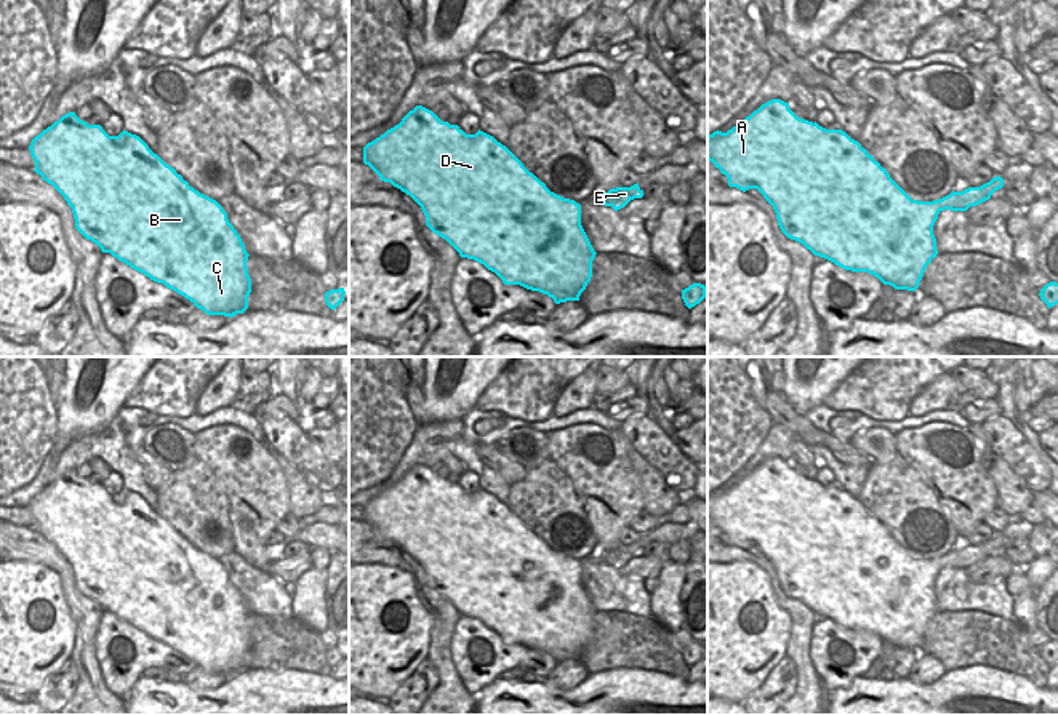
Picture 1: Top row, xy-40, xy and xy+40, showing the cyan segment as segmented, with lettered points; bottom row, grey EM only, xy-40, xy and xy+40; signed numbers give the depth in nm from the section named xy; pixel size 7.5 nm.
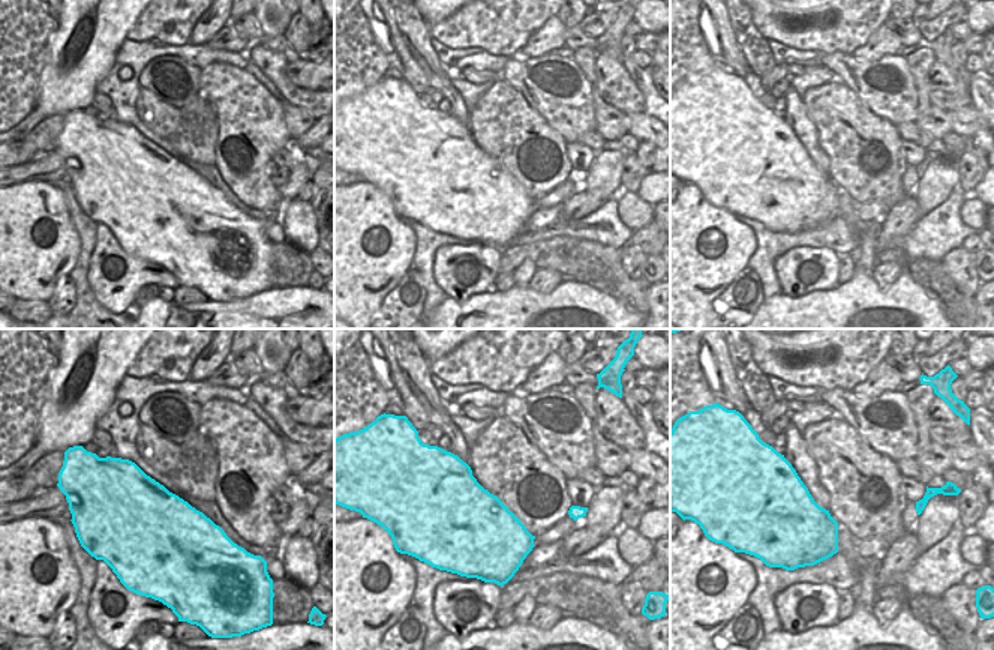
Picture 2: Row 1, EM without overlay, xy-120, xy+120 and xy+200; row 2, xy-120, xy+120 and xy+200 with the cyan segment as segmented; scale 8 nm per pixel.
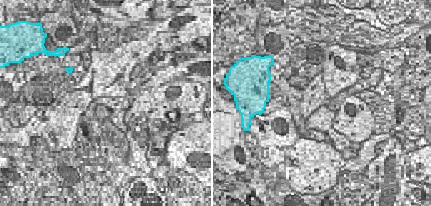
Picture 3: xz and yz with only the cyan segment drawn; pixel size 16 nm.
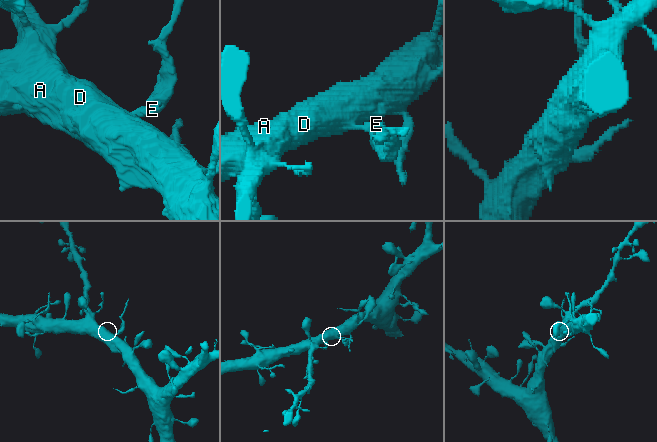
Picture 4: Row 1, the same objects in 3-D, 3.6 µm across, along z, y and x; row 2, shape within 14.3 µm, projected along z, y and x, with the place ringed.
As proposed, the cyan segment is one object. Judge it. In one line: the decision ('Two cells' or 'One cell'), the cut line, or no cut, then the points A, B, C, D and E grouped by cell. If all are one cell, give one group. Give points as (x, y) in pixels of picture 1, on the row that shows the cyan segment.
Two cells. Split along xy+40 (932, 202), (940, 210). Groups: A B C D / E.

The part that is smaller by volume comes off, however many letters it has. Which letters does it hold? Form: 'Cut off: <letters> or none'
Cut off: E.

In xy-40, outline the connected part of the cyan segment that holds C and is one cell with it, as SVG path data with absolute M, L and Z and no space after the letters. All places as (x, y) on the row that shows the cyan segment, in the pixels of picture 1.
M75 112L62 115L29 146L35 173L72 208L75 229L131 269L189 299L208 315L248 309L248 253L222 206L195 190L136 134L109 136Z

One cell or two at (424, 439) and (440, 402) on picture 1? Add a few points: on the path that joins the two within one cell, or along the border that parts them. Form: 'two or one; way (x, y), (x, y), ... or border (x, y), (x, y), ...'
two; border (466, 413), (456, 419), (420, 424)

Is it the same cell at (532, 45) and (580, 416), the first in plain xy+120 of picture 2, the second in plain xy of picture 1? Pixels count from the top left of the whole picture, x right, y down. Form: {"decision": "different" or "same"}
{"decision": "different"}

